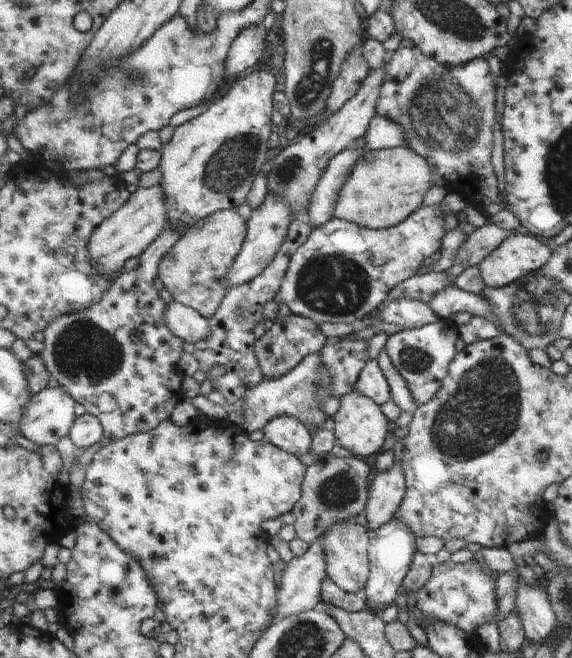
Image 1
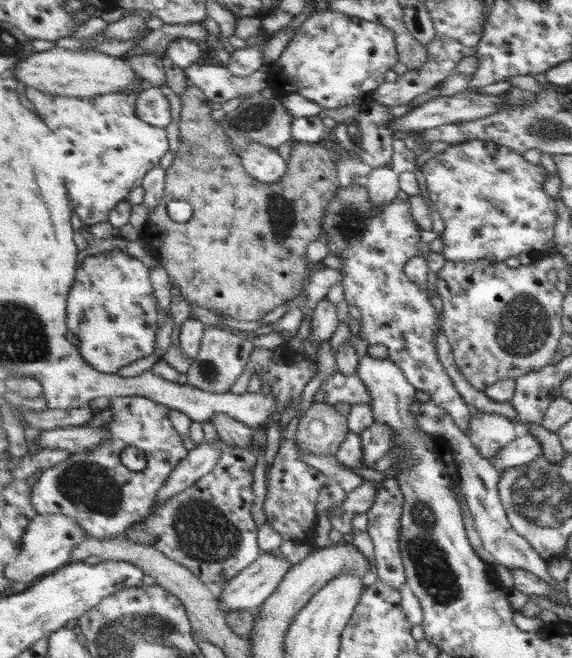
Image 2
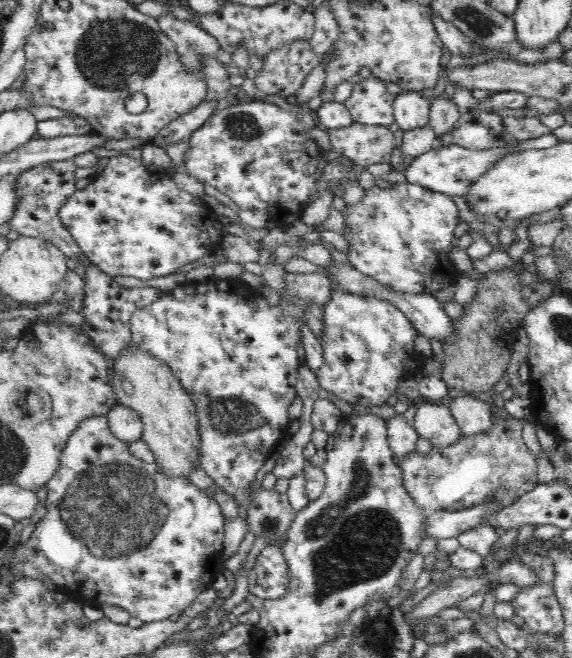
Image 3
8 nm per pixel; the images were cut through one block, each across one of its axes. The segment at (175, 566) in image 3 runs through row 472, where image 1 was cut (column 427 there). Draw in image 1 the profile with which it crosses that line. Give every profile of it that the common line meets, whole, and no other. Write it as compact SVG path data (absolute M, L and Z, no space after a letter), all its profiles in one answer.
M399 48L397 52L391 54L391 60L389 60L389 66L387 66L387 80L383 82L383 96L379 98L379 108L377 108L377 114L381 116L387 116L389 120L401 124L407 132L407 144L405 148L413 150L415 154L419 154L427 166L431 166L431 174L433 174L433 186L441 186L447 194L461 194L463 200L471 206L477 206L477 210L487 218L495 216L501 212L501 200L499 200L499 194L497 194L497 180L495 180L495 174L493 174L493 166L491 166L491 148L493 148L493 128L495 128L495 78L489 74L489 64L487 60L483 58L475 58L471 60L469 64L461 64L459 68L449 68L449 66L441 66L437 64L431 56L423 56L417 48Z

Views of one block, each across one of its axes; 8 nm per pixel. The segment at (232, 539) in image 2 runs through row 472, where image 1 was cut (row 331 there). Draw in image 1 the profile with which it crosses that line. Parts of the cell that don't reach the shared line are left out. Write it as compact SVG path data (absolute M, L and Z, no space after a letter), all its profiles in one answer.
M293 220L291 228L287 230L287 240L283 242L283 248L279 248L279 256L271 262L271 268L263 272L263 276L255 278L251 284L243 284L241 288L233 288L227 292L223 304L219 306L219 312L209 320L211 324L211 336L195 344L193 358L201 364L201 372L209 372L215 366L223 366L225 374L217 380L213 380L213 390L219 392L231 406L247 396L255 386L265 382L265 374L261 370L259 358L257 358L257 342L253 328L257 324L263 324L263 312L267 310L267 304L275 302L279 296L279 290L283 288L283 280L287 272L291 272L291 258L297 256L299 248L307 240L311 240L313 226L305 224L301 220Z

